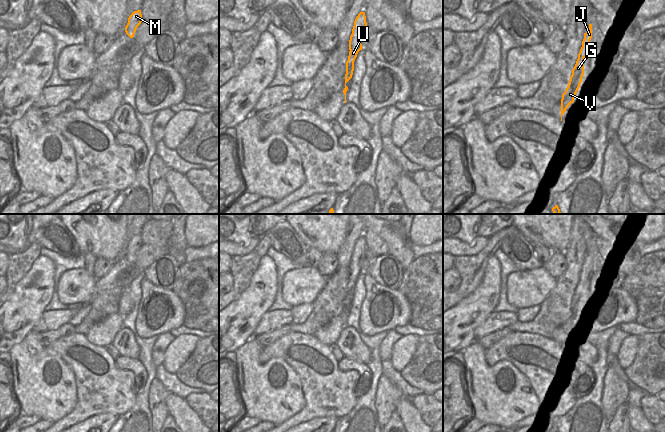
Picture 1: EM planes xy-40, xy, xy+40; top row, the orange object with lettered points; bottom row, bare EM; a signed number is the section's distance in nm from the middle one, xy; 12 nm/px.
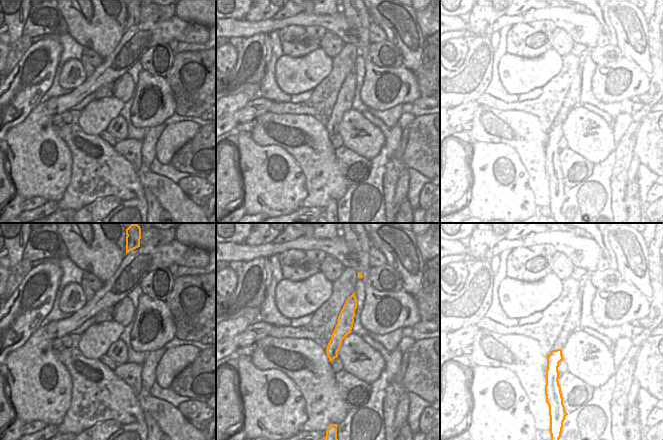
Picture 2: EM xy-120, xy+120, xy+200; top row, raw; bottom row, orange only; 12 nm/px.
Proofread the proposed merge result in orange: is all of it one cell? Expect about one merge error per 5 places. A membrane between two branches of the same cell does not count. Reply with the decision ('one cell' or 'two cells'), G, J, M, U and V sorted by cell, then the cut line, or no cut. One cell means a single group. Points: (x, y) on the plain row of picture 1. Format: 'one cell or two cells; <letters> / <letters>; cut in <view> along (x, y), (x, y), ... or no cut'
one cell; G J M U V; no cut

